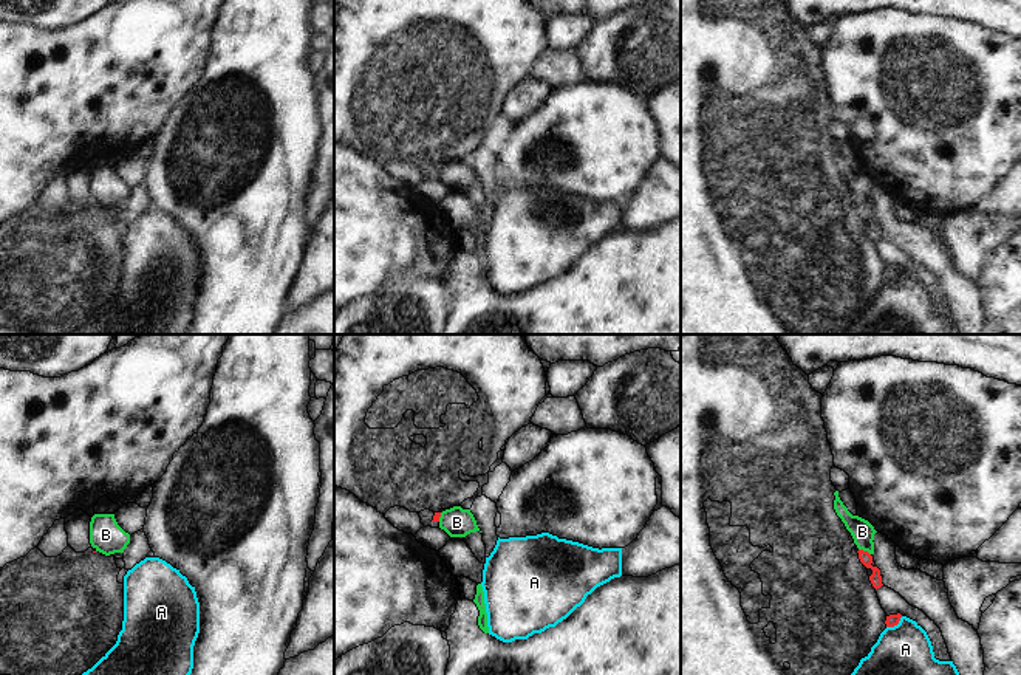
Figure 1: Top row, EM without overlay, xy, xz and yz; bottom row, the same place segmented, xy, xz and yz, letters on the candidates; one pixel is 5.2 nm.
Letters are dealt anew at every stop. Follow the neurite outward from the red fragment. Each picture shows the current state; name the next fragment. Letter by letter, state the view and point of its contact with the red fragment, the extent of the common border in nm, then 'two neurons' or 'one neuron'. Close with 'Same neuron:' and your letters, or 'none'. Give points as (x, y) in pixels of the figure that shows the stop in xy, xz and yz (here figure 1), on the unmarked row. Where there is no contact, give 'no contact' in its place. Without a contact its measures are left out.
A: meets red in yz at (894, 277); contact 110 nm long; two neurons
B: meets red in yz at (865, 205); contact 70 nm long; two neurons
Same neuron: none

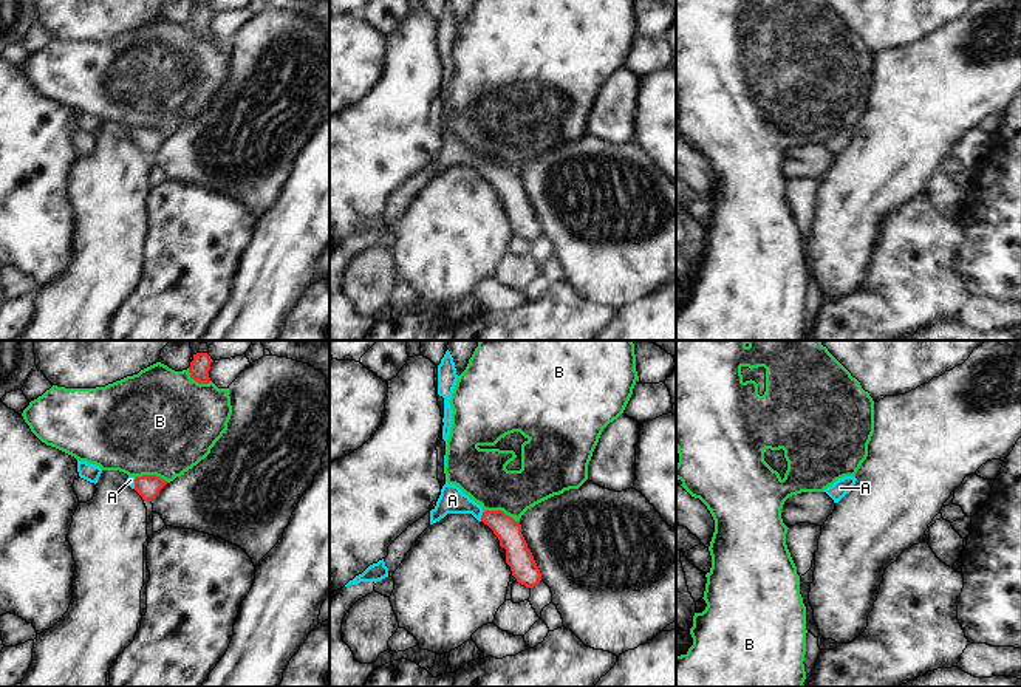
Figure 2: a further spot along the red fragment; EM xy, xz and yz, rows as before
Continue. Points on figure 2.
A: meets red in xz at (481, 169); contact 60 nm long; one neuron
B: meets red in xz at (501, 164); contact 200 nm long; two neurons
Same neuron: A

